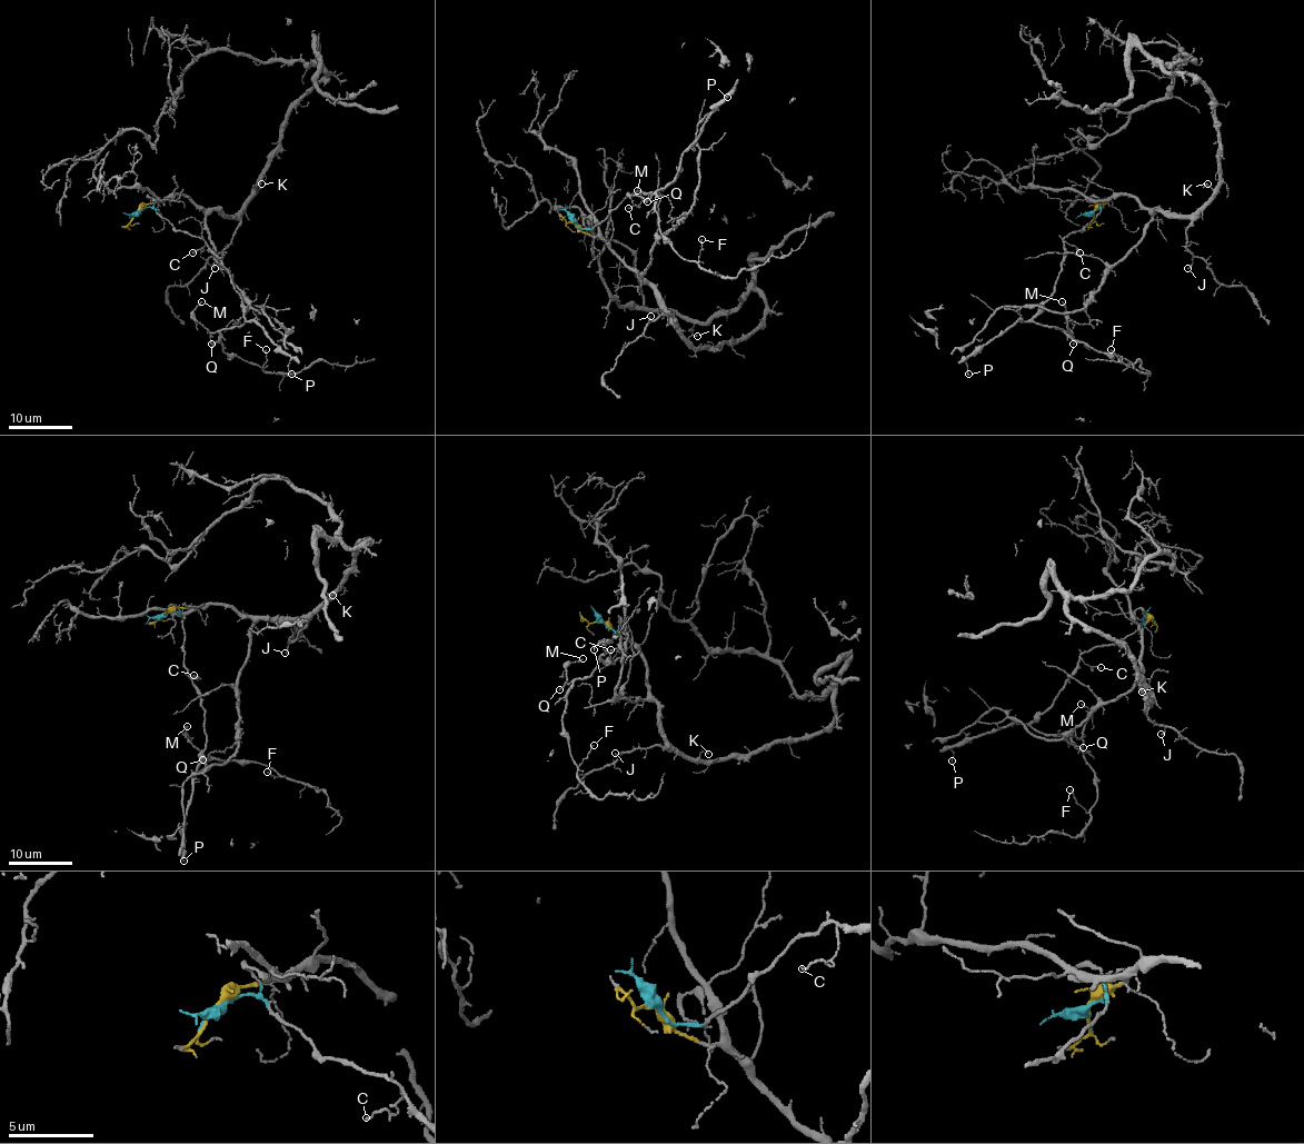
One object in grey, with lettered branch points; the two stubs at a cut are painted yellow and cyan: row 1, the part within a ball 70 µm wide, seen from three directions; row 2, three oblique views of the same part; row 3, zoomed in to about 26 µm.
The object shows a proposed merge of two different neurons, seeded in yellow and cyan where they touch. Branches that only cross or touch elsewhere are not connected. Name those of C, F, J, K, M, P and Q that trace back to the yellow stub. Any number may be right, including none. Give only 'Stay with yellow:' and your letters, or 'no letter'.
Stay with yellow: J, K

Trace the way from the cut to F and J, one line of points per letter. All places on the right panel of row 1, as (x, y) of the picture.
F: (1094, 211), (1100, 207), (1081, 230), (1064, 238), (1062, 270), (1034, 320), (1117, 354), (1133, 367), (1111, 349)
J: (1094, 211), (1113, 197), (1133, 196), (1147, 208), (1185, 215), (1192, 224), (1185, 231), (1192, 257), (1187, 268)

